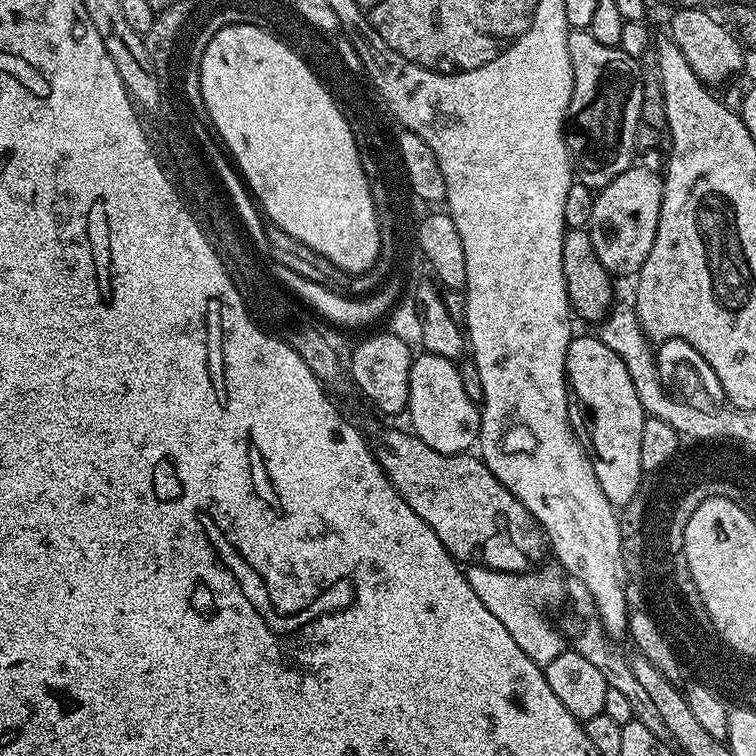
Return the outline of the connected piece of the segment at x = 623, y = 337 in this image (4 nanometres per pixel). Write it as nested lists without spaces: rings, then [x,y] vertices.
[[[615,305],[605,316],[599,325],[598,335],[604,345],[610,347],[614,353],[626,363],[626,370],[630,373],[630,380],[634,383],[634,388],[638,393],[638,400],[642,404],[645,415],[661,418],[662,422],[669,423],[683,439],[700,440],[707,442],[712,439],[720,439],[722,434],[726,434],[726,426],[734,426],[736,422],[744,420],[744,411],[739,414],[730,414],[730,418],[724,416],[714,416],[706,418],[704,414],[698,414],[694,410],[686,410],[684,406],[680,408],[676,403],[676,398],[671,395],[662,383],[661,372],[658,371],[657,361],[649,337],[641,330],[637,320],[635,309],[631,306]]]

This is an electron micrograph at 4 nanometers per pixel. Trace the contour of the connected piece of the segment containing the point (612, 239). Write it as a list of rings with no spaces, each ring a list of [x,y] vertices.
[[[639,166],[627,168],[618,174],[618,178],[614,178],[614,182],[595,193],[586,230],[590,234],[590,242],[594,242],[594,254],[598,254],[598,262],[602,262],[602,266],[606,266],[613,277],[635,277],[646,262],[658,230],[663,193],[661,173]]]

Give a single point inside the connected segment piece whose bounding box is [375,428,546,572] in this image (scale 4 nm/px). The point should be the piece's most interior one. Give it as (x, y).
(478, 521)

